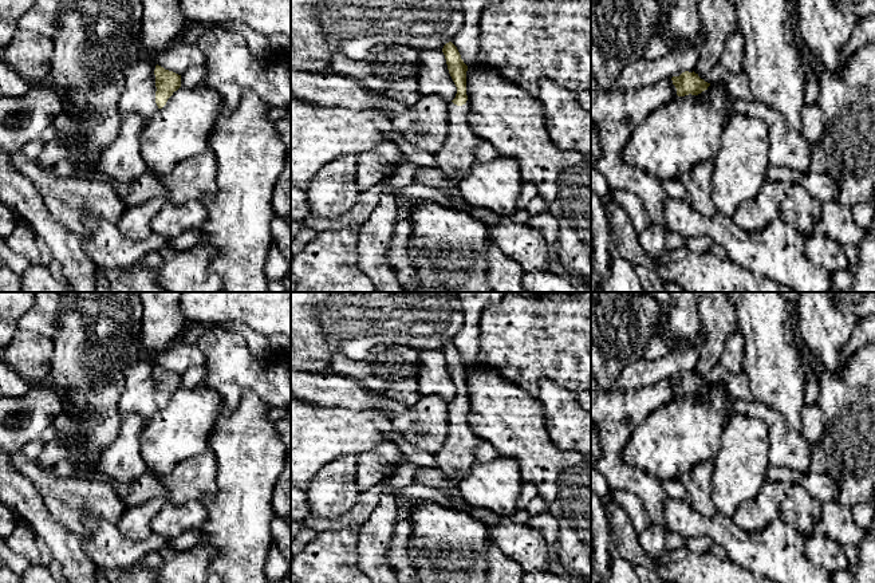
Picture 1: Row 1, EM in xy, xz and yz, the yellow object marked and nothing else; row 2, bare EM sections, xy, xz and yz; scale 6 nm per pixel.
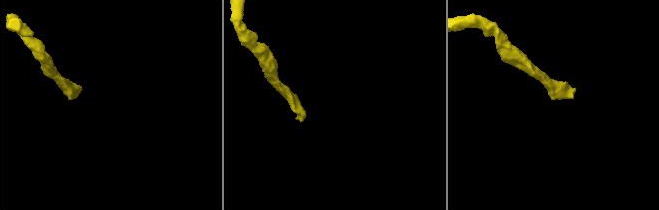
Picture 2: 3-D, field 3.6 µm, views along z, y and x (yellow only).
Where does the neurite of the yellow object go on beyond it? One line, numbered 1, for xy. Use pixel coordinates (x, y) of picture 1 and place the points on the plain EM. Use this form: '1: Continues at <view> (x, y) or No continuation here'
1: No continuation here

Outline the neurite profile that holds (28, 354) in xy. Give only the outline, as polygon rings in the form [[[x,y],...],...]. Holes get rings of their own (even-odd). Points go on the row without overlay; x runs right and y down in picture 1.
[[[19,328],[0,357],[32,386],[44,383],[50,374],[52,354],[54,343],[51,339]]]

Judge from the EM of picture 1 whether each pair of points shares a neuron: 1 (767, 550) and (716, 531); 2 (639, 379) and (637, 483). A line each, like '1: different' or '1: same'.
1: same
2: different

